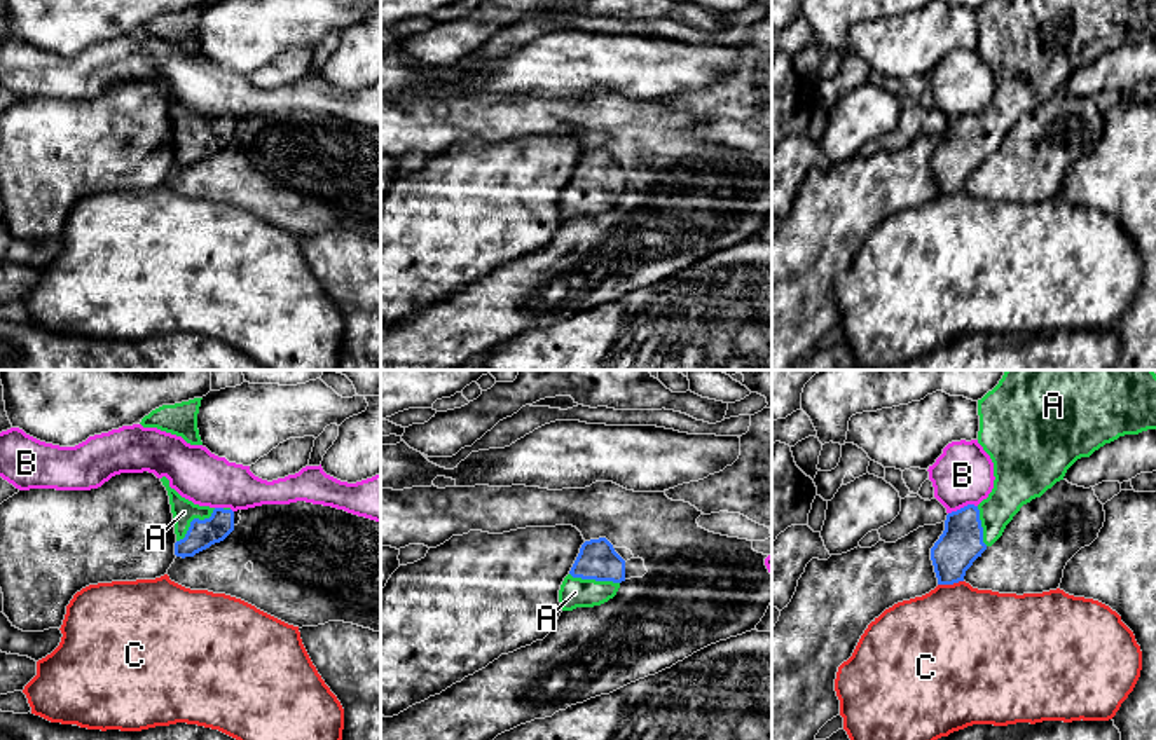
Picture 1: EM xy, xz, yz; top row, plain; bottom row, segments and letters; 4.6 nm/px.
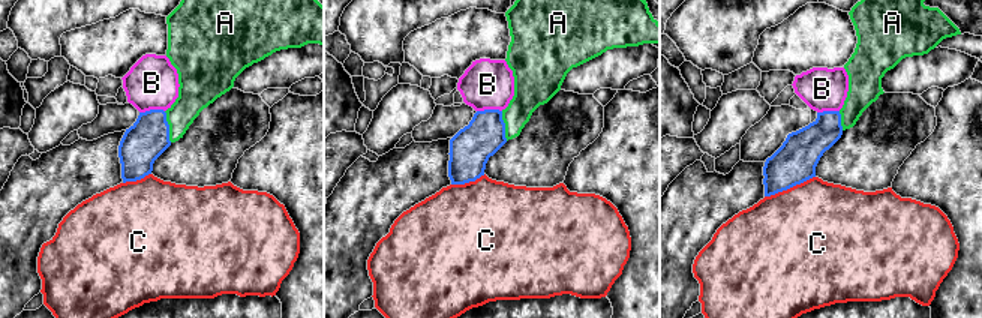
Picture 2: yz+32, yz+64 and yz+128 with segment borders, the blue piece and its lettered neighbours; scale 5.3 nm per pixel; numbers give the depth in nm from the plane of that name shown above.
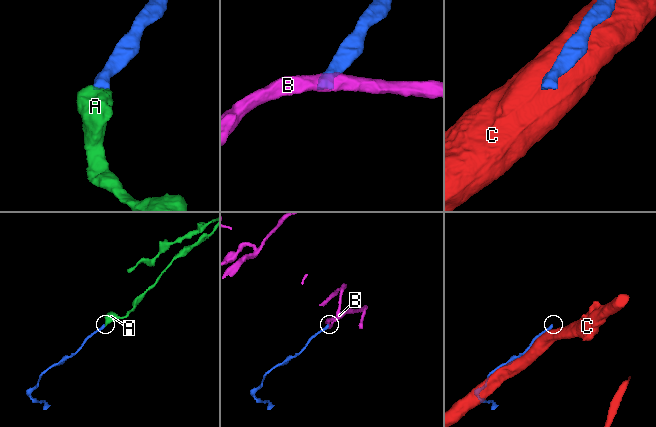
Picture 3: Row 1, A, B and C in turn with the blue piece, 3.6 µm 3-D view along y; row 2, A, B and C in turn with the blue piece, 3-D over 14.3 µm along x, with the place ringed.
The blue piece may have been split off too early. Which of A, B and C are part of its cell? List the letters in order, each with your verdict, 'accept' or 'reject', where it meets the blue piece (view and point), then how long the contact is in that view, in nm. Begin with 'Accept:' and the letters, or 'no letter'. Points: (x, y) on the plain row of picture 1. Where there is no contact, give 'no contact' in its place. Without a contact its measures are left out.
Accept: A
A: accept | xy (192, 130) | 240 nm
B: reject | yz (963, 117) | 140 nm
C: reject | yz (950, 192) | 120 nm

